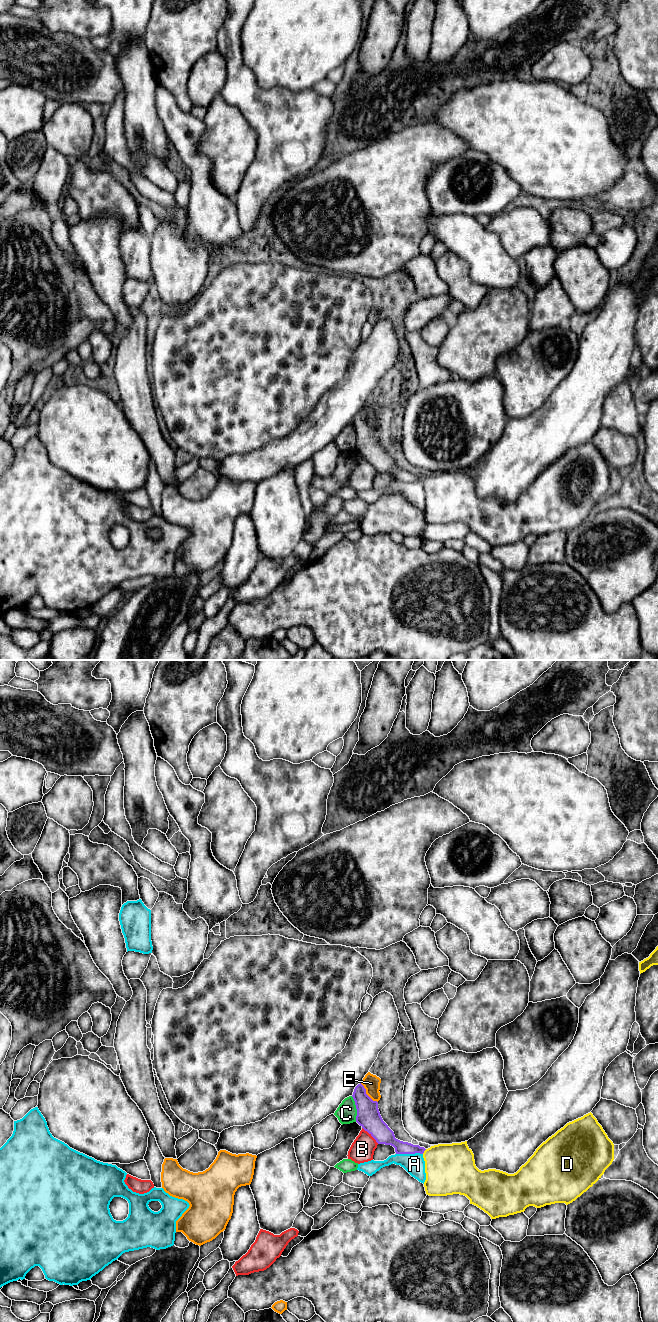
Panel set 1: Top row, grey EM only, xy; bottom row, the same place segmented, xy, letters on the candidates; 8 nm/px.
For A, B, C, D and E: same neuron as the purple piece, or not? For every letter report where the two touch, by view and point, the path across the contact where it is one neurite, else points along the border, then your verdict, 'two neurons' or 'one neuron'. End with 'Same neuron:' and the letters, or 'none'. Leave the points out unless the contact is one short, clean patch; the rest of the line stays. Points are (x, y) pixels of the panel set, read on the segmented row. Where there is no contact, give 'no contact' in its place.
A: xy (409, 1153) | two neurons
B: xy (371, 1135) | two neurons
C: xy (356, 1108) | along xy (351, 1096), (356, 1109), (356, 1121) | two neurons
D: xy (424, 1150) | two neurons
E: xy (366, 1094) | two neurons
Same neuron: none

